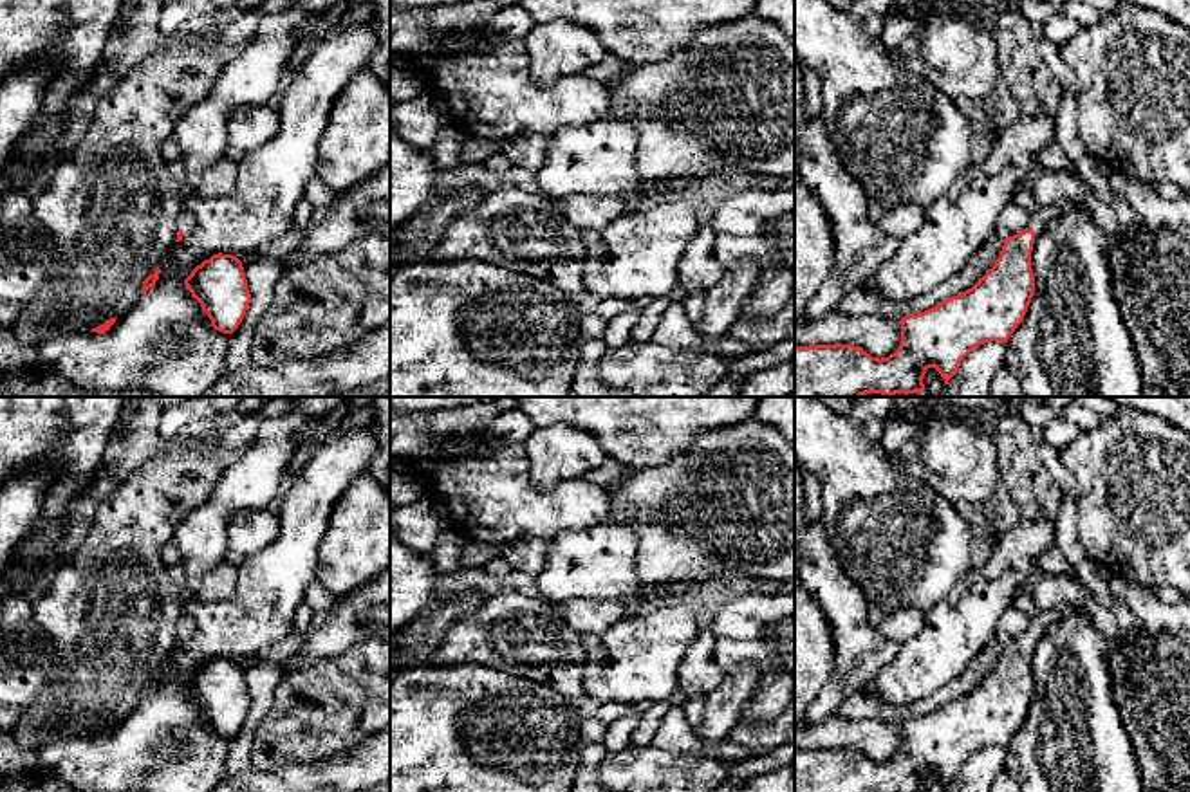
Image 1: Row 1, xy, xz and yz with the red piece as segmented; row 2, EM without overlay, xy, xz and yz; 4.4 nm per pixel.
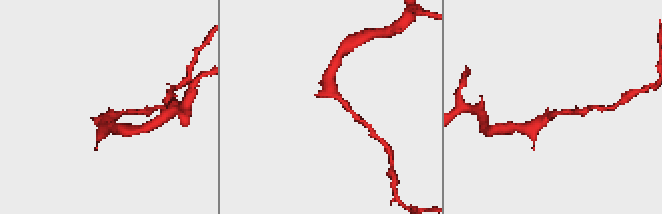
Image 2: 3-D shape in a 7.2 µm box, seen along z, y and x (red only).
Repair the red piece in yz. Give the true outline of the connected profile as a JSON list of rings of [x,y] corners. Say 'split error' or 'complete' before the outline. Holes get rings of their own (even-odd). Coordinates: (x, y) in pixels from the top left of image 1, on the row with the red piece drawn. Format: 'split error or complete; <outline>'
split error; [[[1056,202],[1031,211],[1029,224],[1018,235],[1004,238],[1002,251],[993,267],[968,290],[952,296],[939,305],[901,318],[901,343],[888,357],[872,357],[854,345],[809,345],[795,346],[795,397],[861,397],[865,393],[925,391],[923,377],[935,368],[944,384],[959,370],[961,361],[988,341],[1008,343],[1015,328],[1024,321],[1035,292],[1031,251],[1044,227],[1067,213],[1069,202]]]

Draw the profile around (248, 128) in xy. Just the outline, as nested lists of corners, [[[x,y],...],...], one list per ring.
[[[267,105],[255,108],[237,108],[228,119],[229,144],[244,153],[271,141],[278,130],[278,110],[273,110]]]

